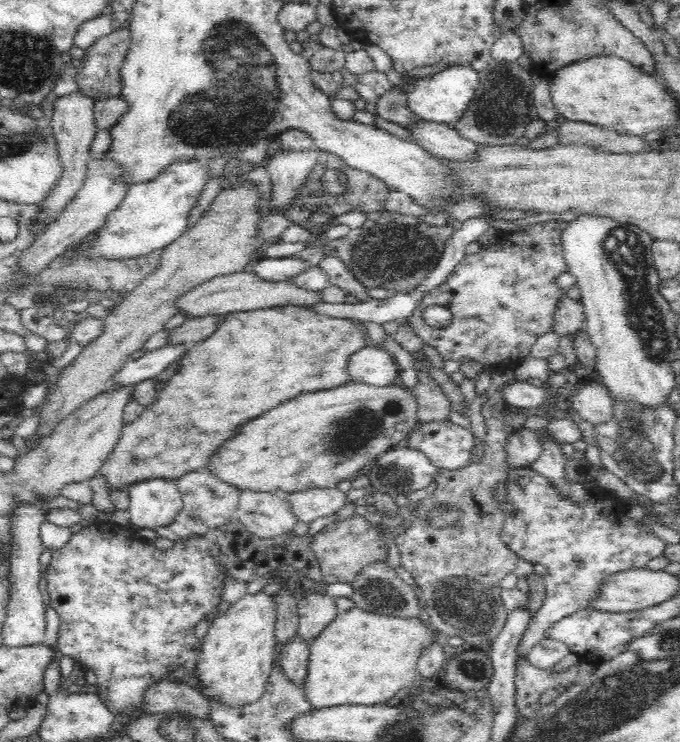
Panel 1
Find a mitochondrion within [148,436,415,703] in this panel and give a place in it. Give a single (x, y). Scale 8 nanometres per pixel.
(380, 594)

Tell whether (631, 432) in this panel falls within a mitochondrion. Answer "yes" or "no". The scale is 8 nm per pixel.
yes

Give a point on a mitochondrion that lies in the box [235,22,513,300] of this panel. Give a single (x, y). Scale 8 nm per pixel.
(390, 255)

